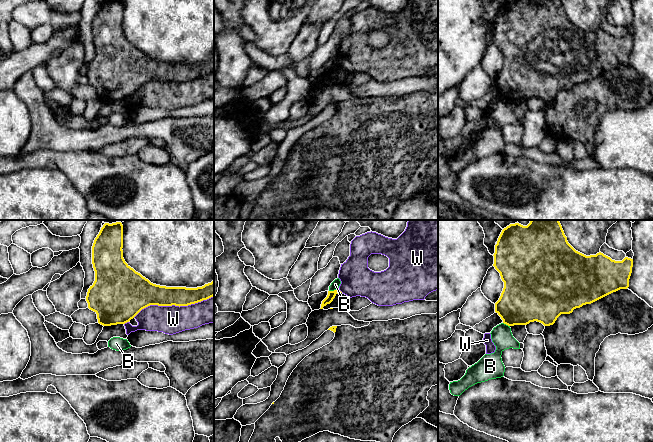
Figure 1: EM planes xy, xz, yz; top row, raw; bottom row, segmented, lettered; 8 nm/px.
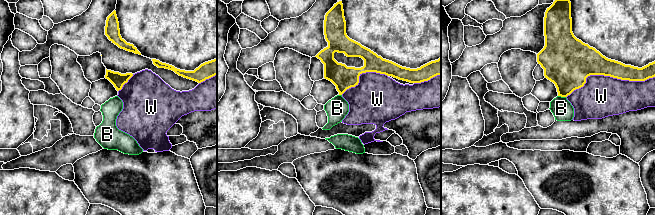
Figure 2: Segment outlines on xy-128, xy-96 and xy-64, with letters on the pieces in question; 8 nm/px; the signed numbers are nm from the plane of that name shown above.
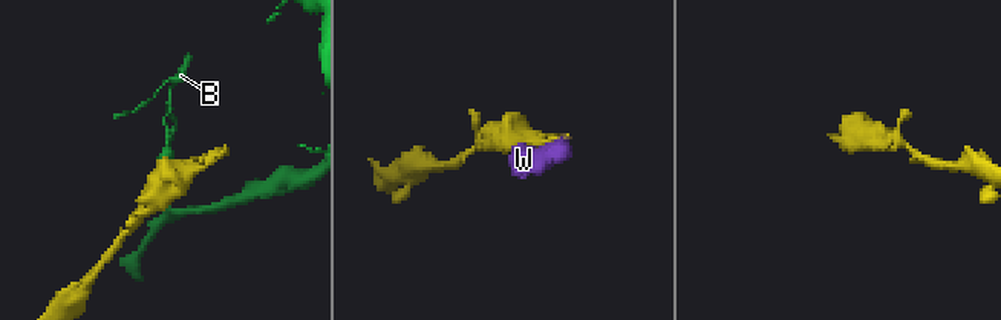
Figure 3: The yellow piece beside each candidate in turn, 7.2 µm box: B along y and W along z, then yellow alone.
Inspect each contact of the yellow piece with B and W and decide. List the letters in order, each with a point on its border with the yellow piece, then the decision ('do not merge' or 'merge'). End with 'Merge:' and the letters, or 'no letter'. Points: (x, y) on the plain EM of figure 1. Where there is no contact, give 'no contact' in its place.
B: contact xz (334, 66); do not merge
W: contact xy (173, 80); do not merge
Merge: no letter

